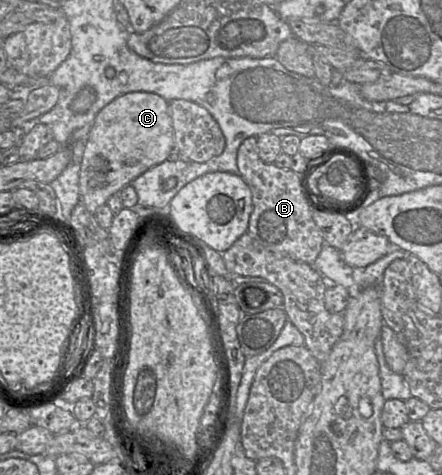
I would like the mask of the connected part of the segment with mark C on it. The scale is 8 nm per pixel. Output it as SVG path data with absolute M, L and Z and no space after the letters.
M131 92L106 105L88 134L79 171L80 201L91 214L134 179L168 160L174 147L169 102L155 93Z

